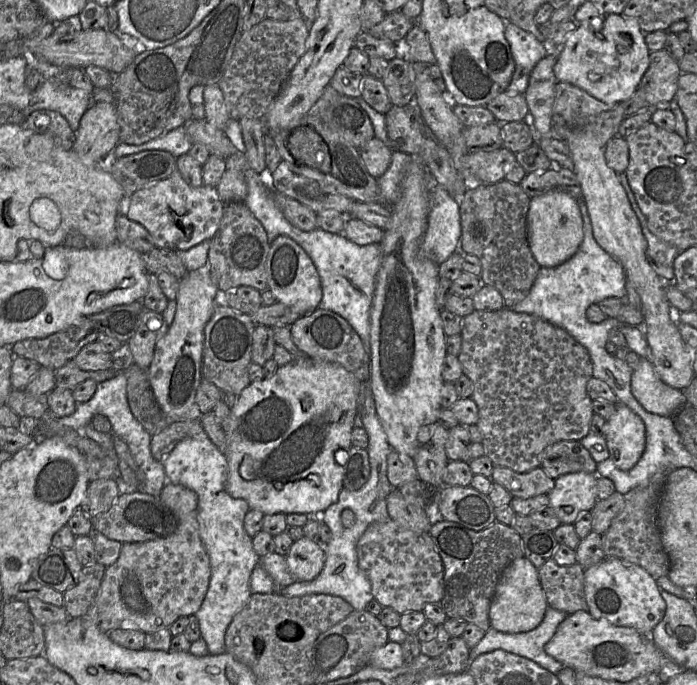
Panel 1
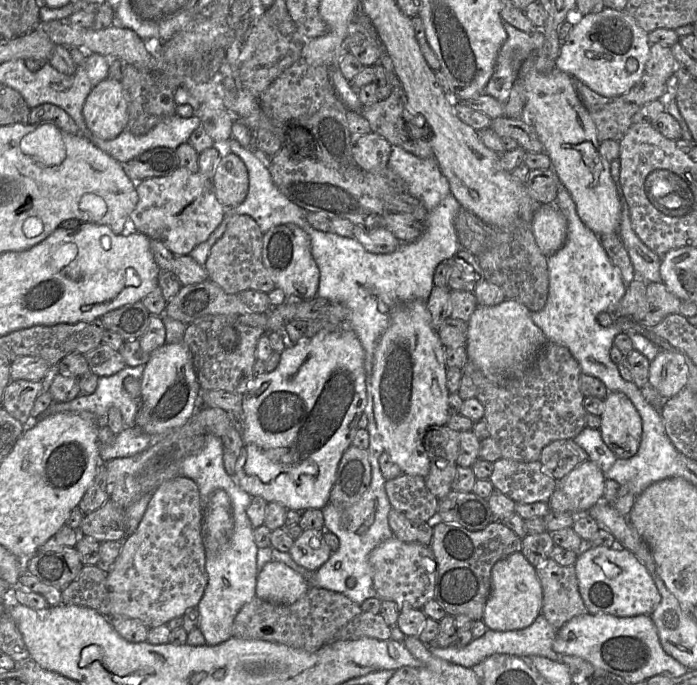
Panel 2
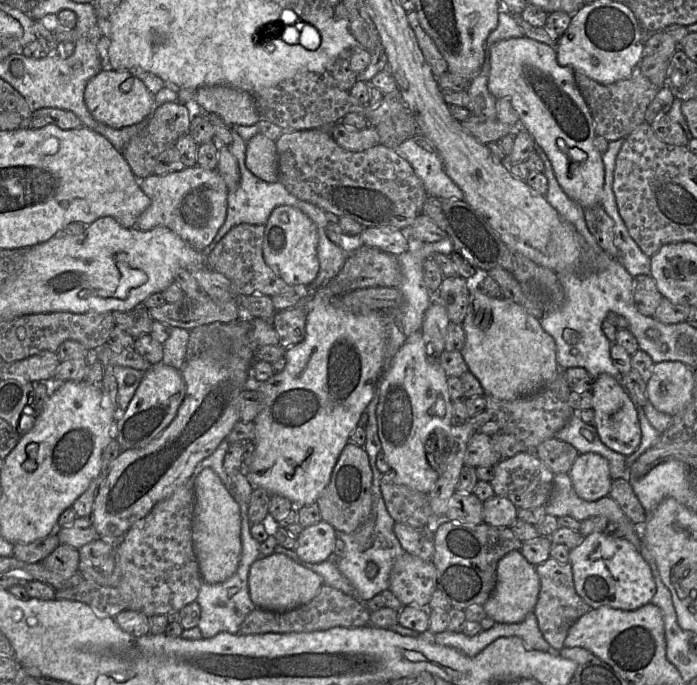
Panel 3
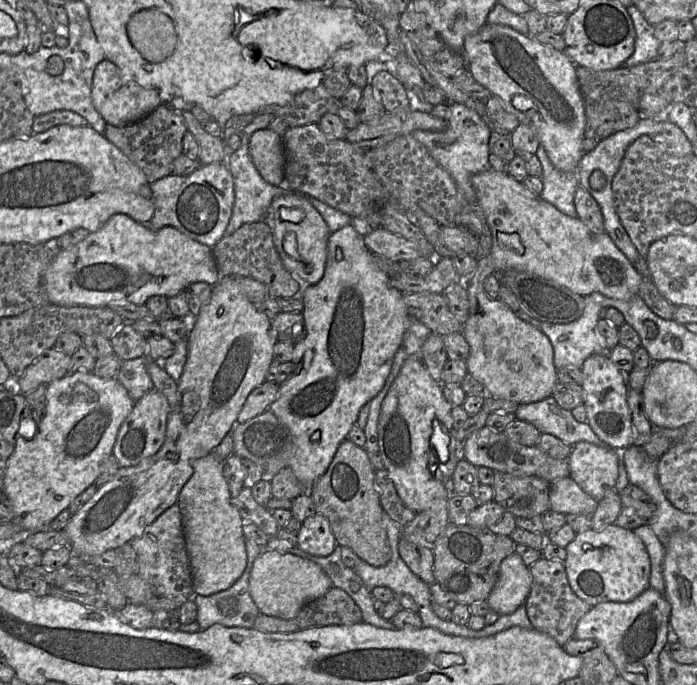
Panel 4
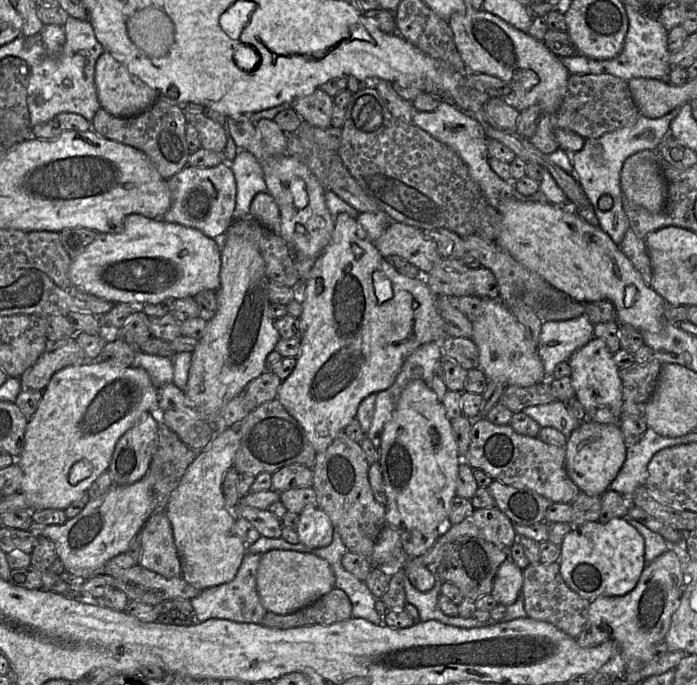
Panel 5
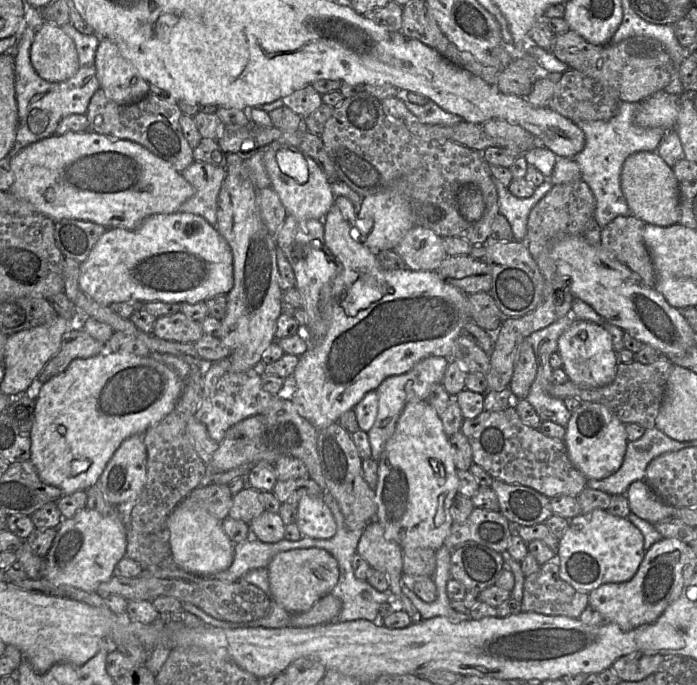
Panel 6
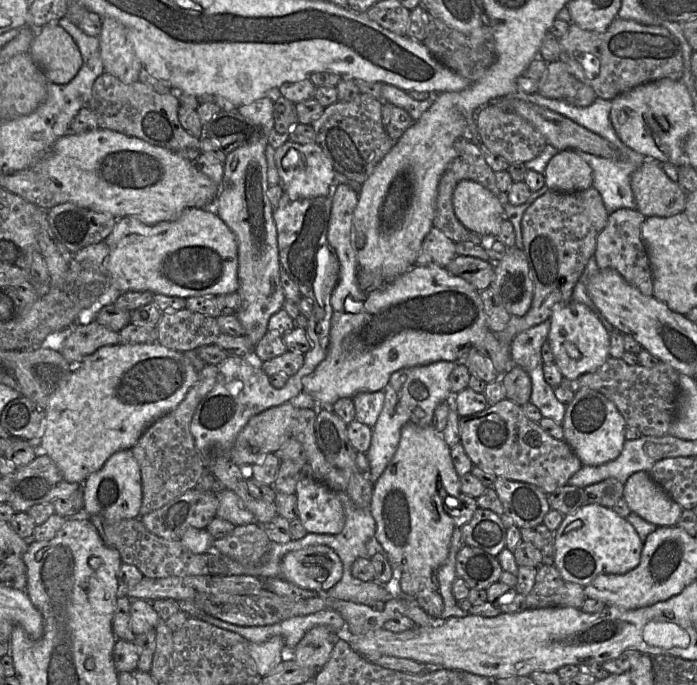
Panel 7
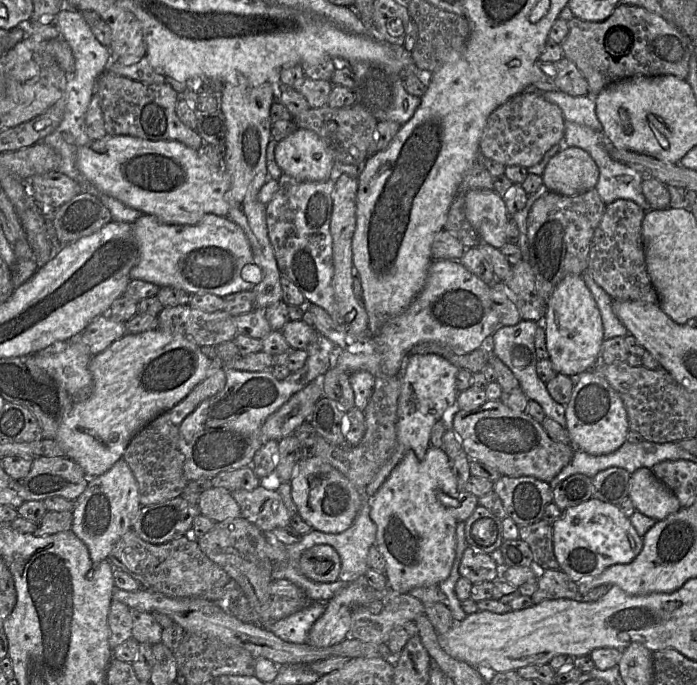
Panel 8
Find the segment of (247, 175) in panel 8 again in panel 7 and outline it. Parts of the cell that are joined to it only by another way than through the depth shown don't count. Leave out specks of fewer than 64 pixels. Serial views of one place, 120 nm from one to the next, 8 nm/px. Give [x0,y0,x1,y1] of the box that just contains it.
[214,96,286,346]

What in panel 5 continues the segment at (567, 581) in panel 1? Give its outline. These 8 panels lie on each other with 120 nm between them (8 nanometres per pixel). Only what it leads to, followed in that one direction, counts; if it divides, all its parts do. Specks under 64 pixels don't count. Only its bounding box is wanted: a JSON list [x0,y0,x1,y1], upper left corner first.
[522,562,591,639]

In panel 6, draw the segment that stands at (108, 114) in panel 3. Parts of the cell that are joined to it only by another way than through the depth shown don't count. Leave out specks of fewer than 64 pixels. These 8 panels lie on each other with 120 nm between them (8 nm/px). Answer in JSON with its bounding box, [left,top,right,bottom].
[95,38,151,104]

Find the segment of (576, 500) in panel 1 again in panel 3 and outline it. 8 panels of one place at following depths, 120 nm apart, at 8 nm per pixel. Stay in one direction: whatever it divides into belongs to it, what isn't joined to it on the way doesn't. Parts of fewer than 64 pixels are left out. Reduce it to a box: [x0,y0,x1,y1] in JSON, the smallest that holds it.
[569,454,613,501]

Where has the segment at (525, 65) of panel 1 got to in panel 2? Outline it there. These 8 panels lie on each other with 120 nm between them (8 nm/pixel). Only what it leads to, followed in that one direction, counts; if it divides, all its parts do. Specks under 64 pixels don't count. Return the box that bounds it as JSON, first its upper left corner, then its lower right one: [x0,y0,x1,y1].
[484,21,534,104]

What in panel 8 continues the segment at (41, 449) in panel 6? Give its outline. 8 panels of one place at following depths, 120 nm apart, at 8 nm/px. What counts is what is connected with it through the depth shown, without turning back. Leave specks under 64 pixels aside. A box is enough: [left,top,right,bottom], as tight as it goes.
[55,328,274,478]

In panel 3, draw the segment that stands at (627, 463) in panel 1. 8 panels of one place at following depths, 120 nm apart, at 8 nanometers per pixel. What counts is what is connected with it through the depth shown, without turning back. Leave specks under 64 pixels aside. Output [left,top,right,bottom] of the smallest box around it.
[591,373,641,456]

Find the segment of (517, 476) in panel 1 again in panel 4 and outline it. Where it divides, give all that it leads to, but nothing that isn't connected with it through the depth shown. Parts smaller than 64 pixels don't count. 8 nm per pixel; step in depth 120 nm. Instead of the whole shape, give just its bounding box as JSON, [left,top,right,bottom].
[492,471,550,518]

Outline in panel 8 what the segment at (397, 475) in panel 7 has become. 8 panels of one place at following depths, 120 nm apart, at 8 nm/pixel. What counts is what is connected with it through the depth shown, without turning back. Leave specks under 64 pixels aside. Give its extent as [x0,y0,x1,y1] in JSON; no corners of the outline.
[369,446,459,594]

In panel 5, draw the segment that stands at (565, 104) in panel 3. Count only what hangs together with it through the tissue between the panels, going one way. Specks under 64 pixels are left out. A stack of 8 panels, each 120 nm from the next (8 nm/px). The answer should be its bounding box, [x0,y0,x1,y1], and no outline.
[447,9,570,114]

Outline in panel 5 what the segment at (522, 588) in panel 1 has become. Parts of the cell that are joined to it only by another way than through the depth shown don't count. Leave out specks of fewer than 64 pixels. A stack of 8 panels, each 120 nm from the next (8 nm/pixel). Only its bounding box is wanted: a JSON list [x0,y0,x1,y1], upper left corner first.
[490,556,523,606]

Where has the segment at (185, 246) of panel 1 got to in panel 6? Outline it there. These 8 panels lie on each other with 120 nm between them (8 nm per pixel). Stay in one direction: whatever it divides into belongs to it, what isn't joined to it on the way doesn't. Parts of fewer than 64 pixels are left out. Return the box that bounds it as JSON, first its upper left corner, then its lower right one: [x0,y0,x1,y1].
[178,161,226,225]

